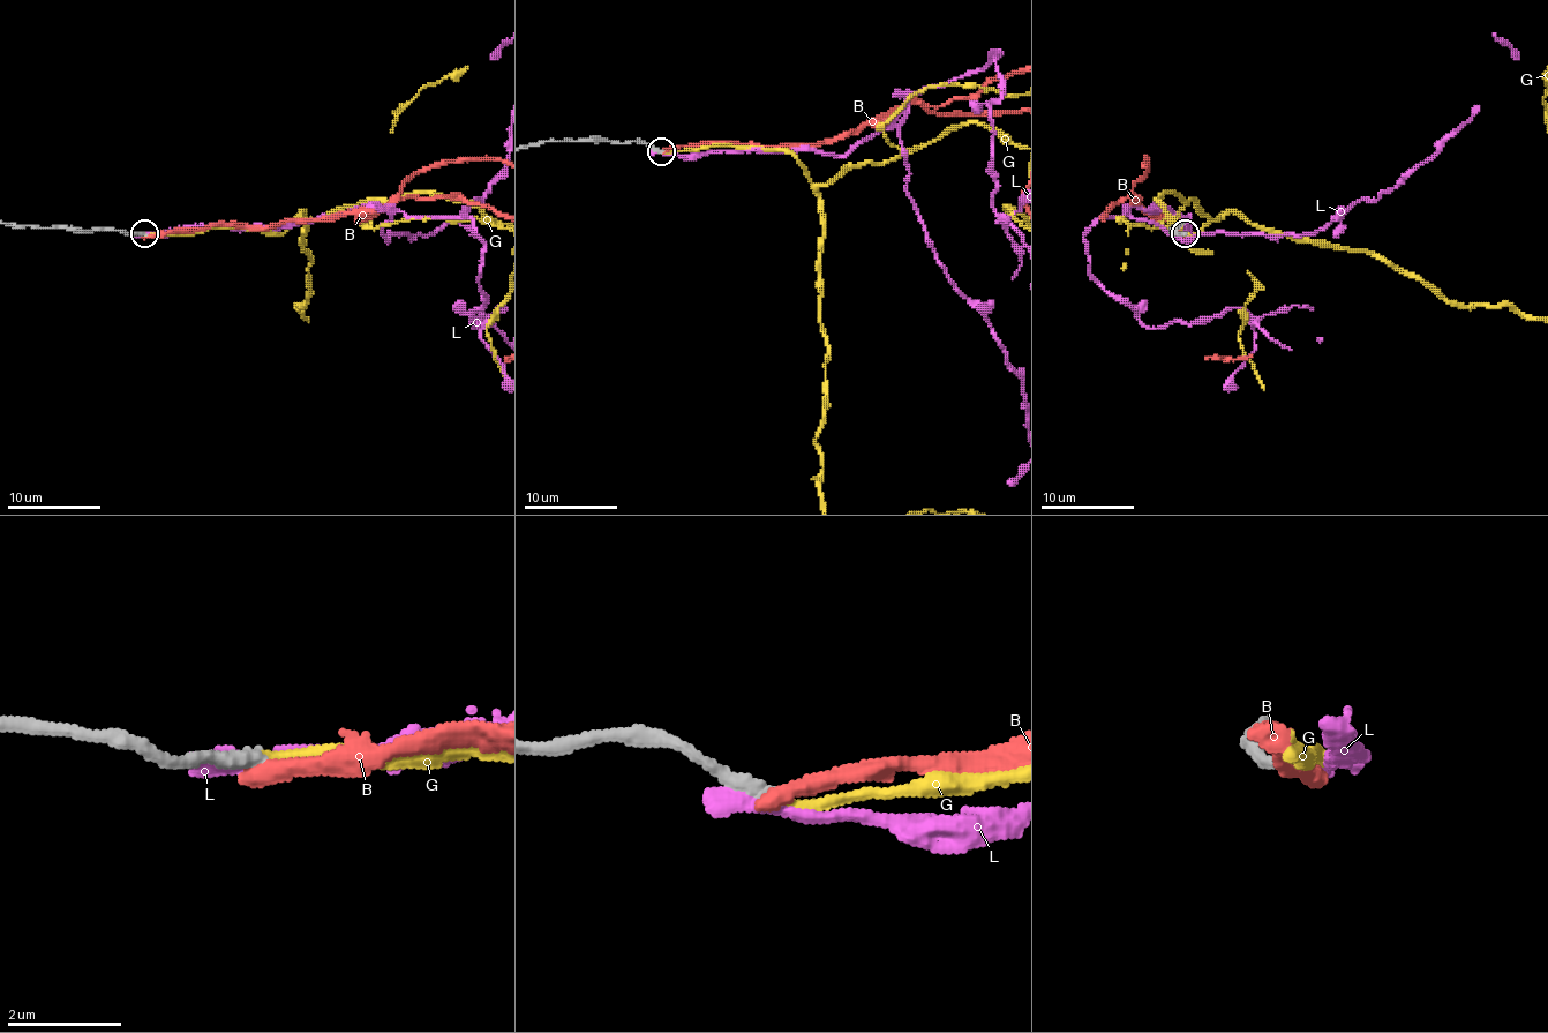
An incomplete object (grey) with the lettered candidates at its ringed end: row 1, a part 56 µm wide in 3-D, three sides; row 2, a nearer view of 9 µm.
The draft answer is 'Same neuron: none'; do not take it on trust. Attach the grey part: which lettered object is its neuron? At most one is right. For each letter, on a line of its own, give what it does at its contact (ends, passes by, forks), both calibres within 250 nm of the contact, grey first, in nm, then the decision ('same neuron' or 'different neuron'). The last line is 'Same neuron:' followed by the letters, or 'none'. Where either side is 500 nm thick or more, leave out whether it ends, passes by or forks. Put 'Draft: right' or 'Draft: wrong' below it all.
B: it ends | 280/360 nm | different neuron
G: it ends | 280/200 nm | same neuron
L: it ends | 320/400 nm | different neuron
Same neuron: G
Draft: wrong

